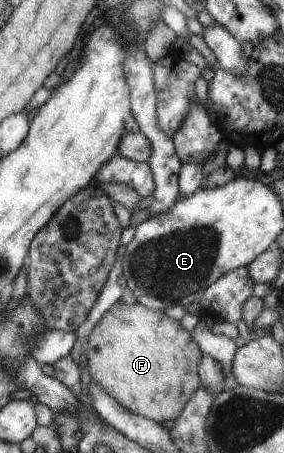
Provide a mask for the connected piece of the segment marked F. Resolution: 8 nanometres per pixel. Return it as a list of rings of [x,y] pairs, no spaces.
[[[140,303],[112,304],[83,343],[88,373],[126,410],[163,423],[175,421],[199,387],[200,346],[179,321]]]

